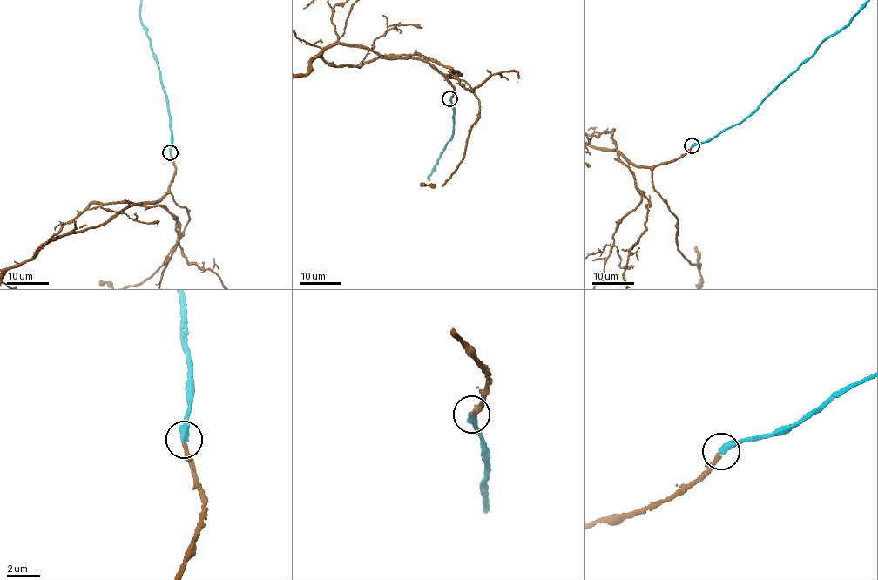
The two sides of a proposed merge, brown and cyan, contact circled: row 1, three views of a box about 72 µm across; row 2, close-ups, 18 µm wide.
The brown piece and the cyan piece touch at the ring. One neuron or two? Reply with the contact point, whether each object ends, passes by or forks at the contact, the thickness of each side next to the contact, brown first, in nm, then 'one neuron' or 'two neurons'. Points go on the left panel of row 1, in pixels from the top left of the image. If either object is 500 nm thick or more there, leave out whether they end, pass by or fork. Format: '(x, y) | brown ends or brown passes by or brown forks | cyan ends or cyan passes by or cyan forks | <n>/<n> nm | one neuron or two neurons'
(170, 152) | brown ends | cyan ends | 280/400 nm | one neuron

